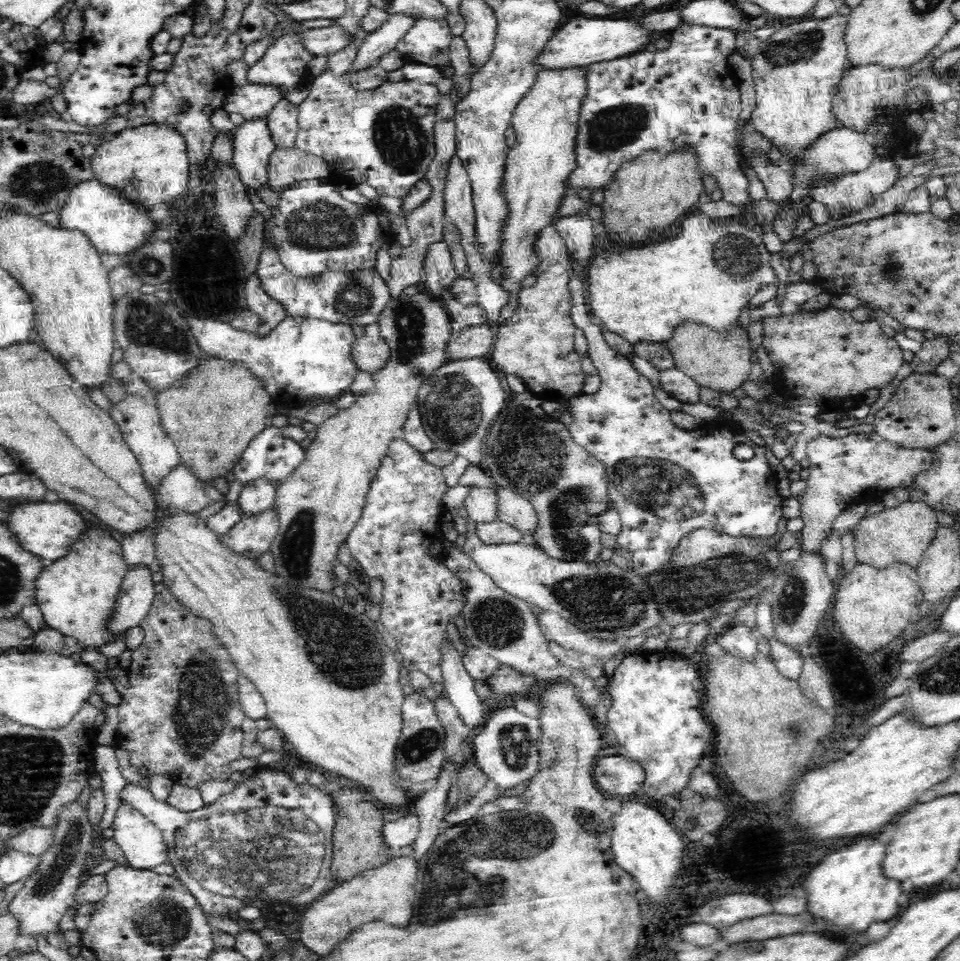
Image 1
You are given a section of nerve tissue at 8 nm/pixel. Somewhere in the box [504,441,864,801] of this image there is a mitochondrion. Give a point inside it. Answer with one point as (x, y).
(665, 492)

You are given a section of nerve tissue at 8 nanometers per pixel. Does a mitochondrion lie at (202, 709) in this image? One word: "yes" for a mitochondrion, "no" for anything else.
yes

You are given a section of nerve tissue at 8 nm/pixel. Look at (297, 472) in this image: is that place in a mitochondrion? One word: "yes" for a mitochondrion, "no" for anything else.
no

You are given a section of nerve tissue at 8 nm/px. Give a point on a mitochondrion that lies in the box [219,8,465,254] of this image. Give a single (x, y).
(401, 142)

